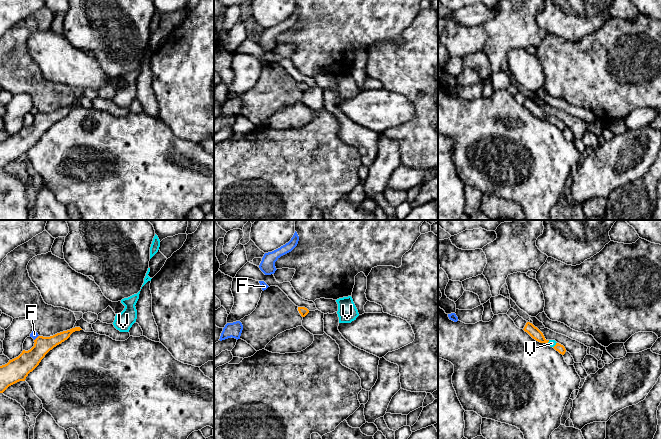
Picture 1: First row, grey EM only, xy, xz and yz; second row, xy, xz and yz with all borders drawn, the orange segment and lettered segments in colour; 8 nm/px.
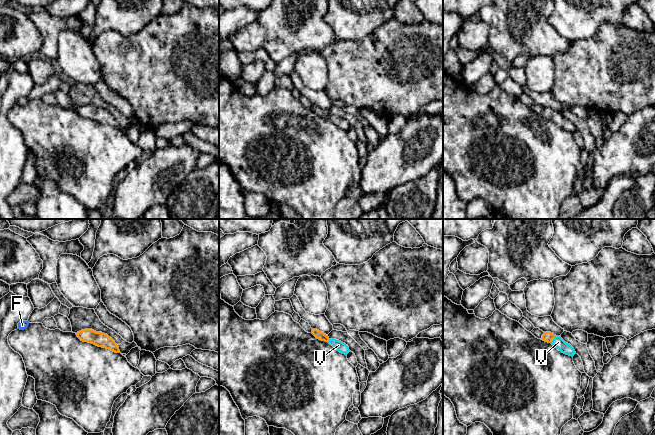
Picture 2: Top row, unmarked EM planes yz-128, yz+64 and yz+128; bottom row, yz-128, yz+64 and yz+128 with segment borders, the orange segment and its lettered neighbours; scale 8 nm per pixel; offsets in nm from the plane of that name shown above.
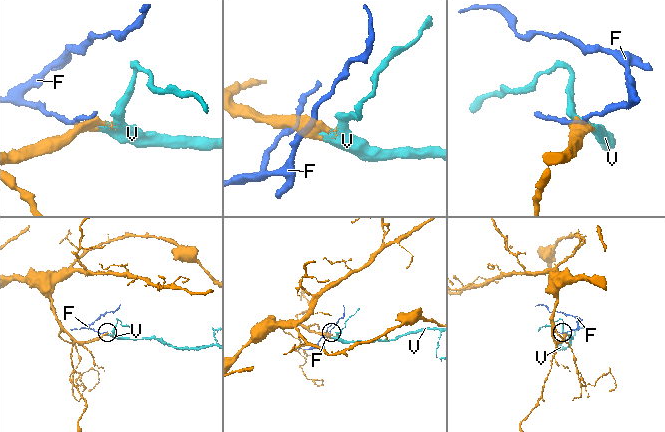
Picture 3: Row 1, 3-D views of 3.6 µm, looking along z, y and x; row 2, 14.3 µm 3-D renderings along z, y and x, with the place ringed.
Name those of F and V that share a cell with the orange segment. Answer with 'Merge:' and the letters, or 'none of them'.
Merge: V

